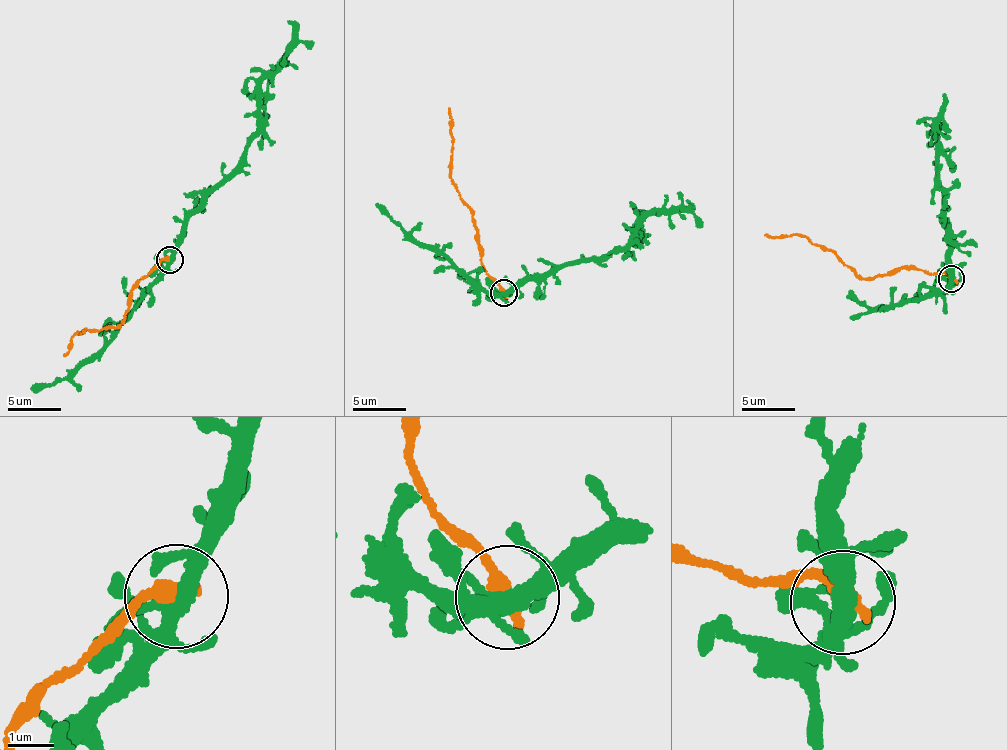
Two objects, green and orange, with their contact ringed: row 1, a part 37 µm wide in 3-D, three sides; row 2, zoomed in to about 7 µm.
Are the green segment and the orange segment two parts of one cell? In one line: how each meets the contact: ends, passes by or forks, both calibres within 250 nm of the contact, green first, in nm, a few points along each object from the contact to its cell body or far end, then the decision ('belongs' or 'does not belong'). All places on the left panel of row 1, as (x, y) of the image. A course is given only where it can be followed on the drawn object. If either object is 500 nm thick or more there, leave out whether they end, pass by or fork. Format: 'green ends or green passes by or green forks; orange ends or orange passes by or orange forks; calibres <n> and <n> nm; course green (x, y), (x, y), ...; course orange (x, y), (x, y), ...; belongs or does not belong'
green forks; orange ends; calibres 320 and 400 nm; course green (169, 258), (182, 220), (238, 164), (259, 127), (259, 78), (293, 38), (287, 23); course orange (169, 258), (139, 280), (129, 296), (124, 320), (107, 329), (85, 329), (79, 335), (74, 332), (64, 355); belongs

